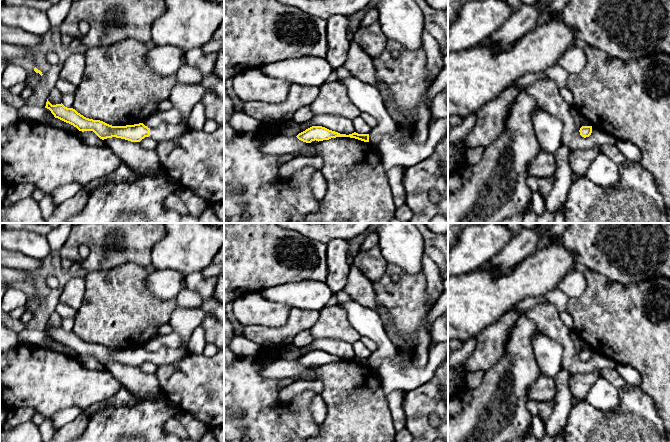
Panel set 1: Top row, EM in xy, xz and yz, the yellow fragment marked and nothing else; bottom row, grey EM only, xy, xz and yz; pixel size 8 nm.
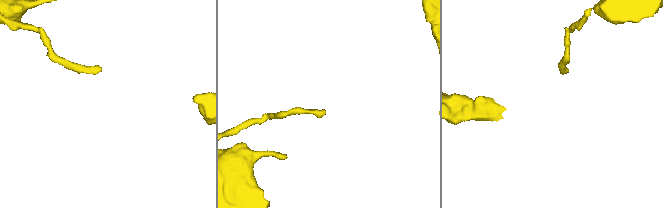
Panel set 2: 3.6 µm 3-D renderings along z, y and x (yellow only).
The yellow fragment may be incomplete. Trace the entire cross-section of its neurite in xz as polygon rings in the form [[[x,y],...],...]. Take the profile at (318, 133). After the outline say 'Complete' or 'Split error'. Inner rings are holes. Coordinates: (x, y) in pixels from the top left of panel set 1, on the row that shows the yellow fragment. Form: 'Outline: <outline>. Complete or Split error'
Outline: [[[312,126],[305,131],[299,133],[296,136],[299,140],[311,143],[312,141],[323,141],[323,140],[329,140],[331,138],[336,137],[350,137],[355,138],[364,142],[369,142],[369,134],[358,134],[356,132],[346,135],[346,134],[340,134],[338,132],[329,130],[322,126]]]. Complete

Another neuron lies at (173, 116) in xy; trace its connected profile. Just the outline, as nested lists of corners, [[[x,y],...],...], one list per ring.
[[[172,108],[168,111],[160,111],[151,114],[143,122],[148,128],[155,128],[160,124],[172,124],[177,125],[182,122],[182,114],[175,108]]]

